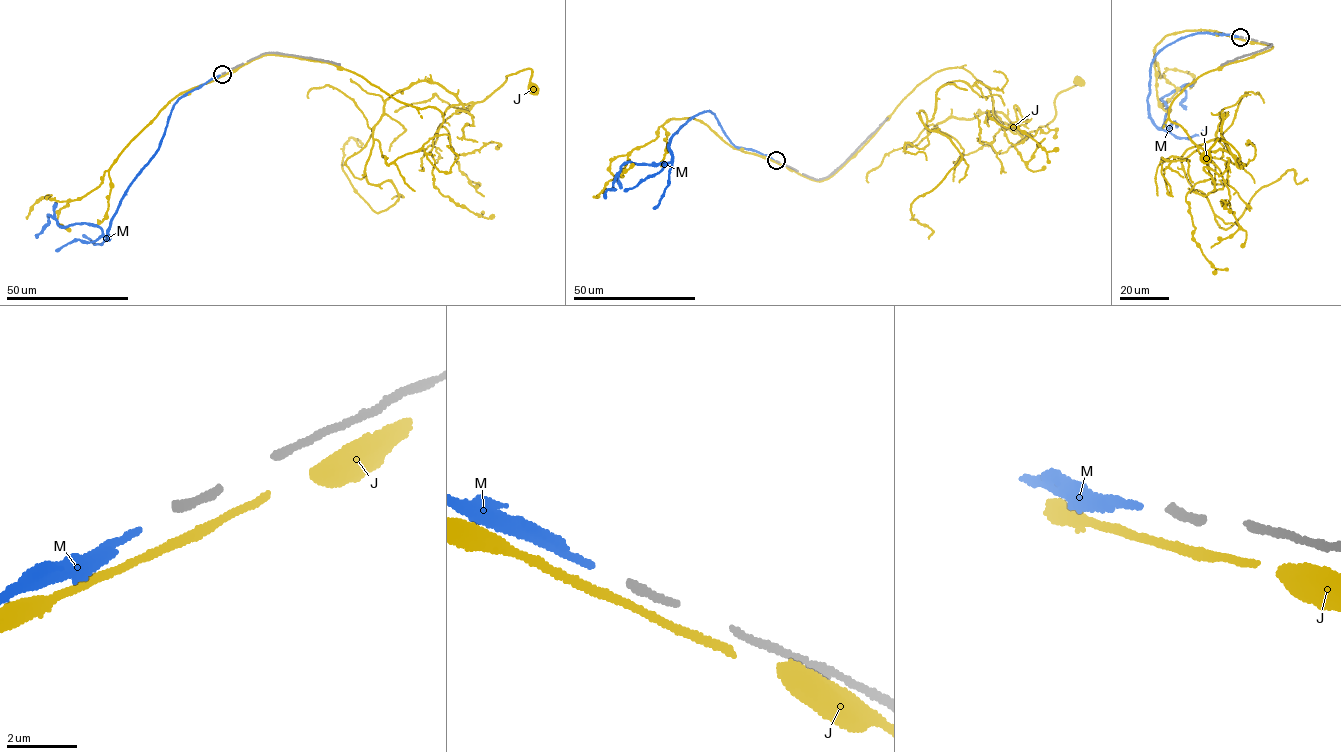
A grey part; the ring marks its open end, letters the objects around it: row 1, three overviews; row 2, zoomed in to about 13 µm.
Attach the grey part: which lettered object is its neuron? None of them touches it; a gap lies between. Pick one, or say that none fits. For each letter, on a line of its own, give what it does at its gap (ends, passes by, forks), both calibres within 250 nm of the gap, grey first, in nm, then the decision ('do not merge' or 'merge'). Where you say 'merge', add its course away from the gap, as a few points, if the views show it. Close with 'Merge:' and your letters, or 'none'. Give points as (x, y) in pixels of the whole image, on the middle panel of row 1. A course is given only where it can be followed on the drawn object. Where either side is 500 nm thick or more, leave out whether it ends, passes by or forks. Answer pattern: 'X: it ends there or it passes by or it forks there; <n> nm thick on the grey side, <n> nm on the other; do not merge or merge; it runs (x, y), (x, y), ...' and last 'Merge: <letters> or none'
J: it passes by; 260 nm thick on the grey side, 240 nm on the other; do not merge
M: it ends there; 260 nm thick on the grey side, 190 nm on the other; merge; it runs (773, 159), (735, 145), (708, 111), (673, 136), (671, 161), (626, 162), (605, 198)
Merge: M

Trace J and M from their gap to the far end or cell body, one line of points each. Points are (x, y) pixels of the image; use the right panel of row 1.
J: (1240, 39), (1273, 46), (1202, 74), (1169, 111), (1197, 146), (1240, 163), (1219, 139), (1206, 155)
M: (1238, 36), (1198, 33), (1155, 56), (1151, 121), (1161, 127), (1160, 99), (1177, 90), (1185, 91), (1186, 109)

